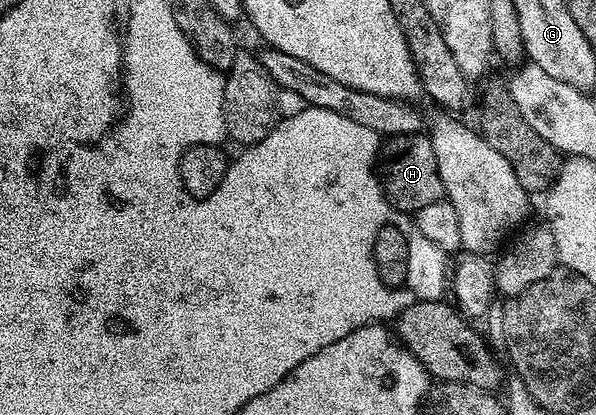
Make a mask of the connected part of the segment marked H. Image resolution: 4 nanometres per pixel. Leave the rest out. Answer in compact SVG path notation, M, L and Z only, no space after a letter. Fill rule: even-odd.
M427 134L387 136L378 159L383 164L378 171L382 190L397 212L417 213L425 209L426 205L445 198L442 177L438 177L438 161L434 161L434 145ZM384 163L388 164L384 167Z

